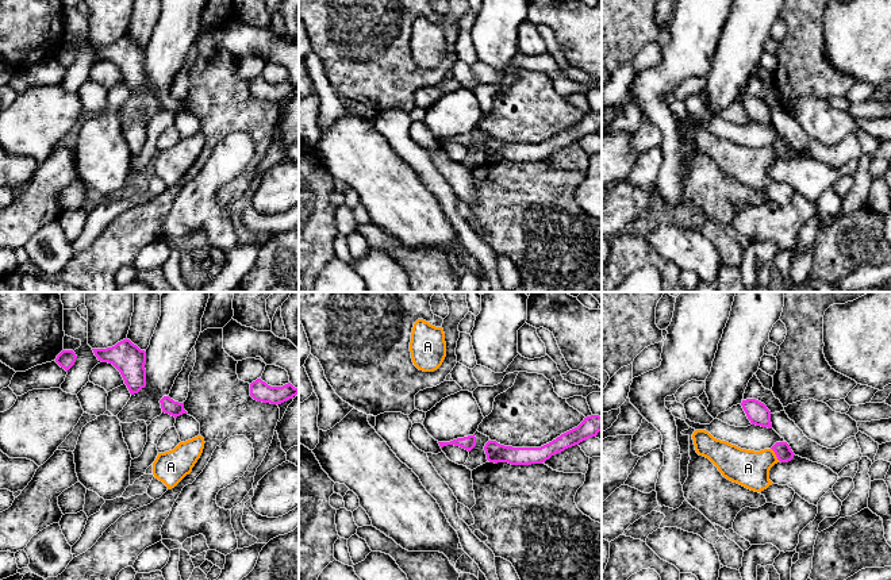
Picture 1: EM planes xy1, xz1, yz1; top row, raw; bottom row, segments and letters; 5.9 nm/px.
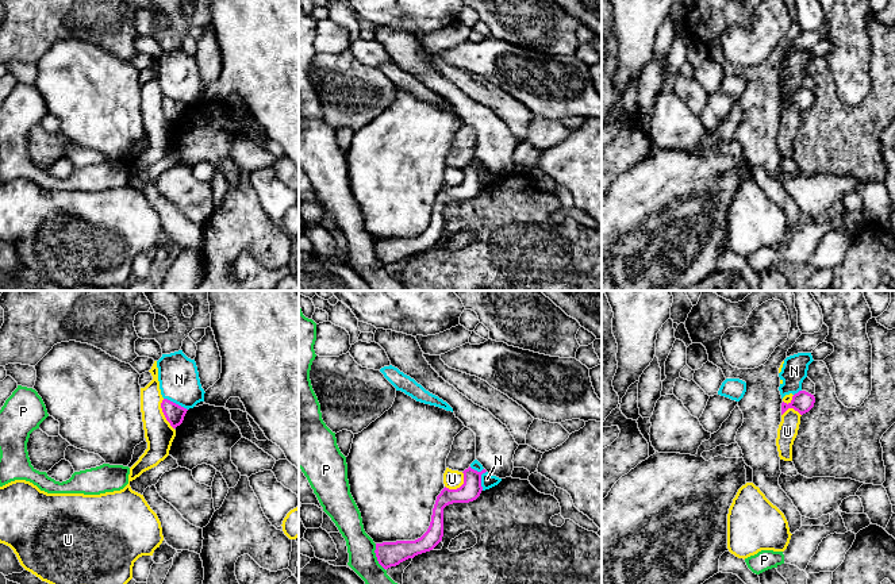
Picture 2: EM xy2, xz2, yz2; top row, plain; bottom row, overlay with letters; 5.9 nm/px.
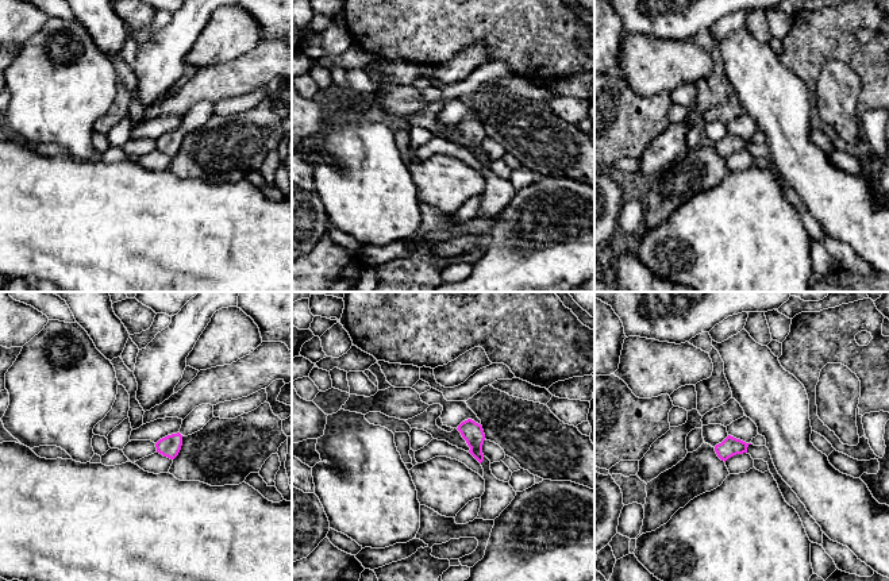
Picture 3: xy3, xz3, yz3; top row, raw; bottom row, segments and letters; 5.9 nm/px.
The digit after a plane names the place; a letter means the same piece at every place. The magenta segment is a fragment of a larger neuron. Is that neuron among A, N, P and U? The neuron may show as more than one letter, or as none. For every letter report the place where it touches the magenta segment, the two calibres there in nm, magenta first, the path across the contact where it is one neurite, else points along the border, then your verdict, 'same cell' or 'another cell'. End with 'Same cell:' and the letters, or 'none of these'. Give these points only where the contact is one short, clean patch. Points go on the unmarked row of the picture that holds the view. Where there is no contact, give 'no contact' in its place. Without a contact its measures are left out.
A: contact yz1 (775, 150); calibres 100 and 220 nm; border yz1 (771, 145), (780, 158); another cell
N: contact xz2 (480, 173); calibres 120 and 80 nm; border xz2 (469, 164), (481, 171), (483, 187); another cell
P: contact xz2 (376, 253); calibres 150 and 170 nm; border xz2 (375, 241), (376, 257), (384, 266); another cell
U: contact xy2 (164, 111); calibres 120 and 170 nm; border xy2 (162, 96), (162, 111), (173, 126); another cell
Same cell: none of these

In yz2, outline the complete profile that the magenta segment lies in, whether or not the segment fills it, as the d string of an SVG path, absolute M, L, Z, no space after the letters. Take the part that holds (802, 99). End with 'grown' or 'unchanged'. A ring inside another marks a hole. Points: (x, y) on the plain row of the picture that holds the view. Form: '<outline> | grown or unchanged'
M799 88L798 91L795 91L792 93L792 97L787 101L787 100L781 100L781 112L788 107L788 105L794 105L795 108L798 108L800 112L808 110L815 100L815 95L814 92L806 89L806 88Z | unchanged

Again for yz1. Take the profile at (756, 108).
M746 96L741 100L752 122L772 126L771 108L767 103L756 96Z | unchanged

